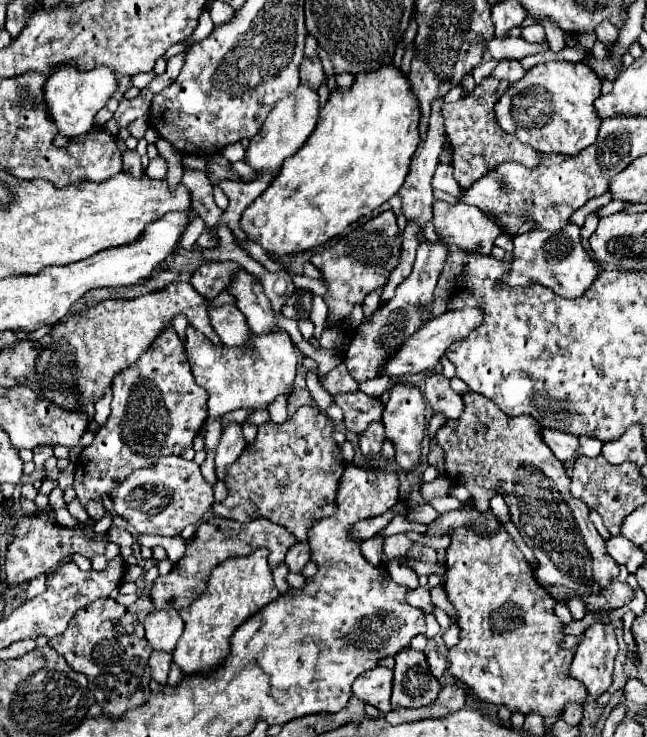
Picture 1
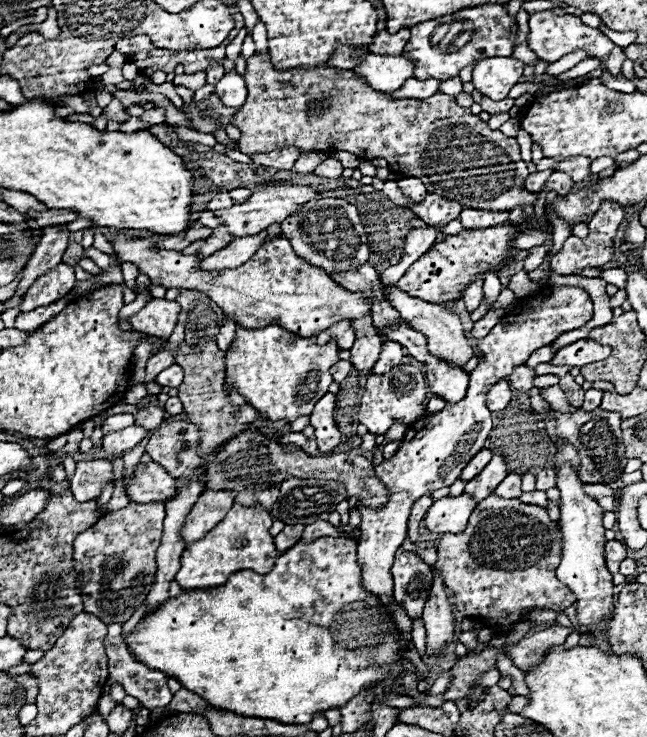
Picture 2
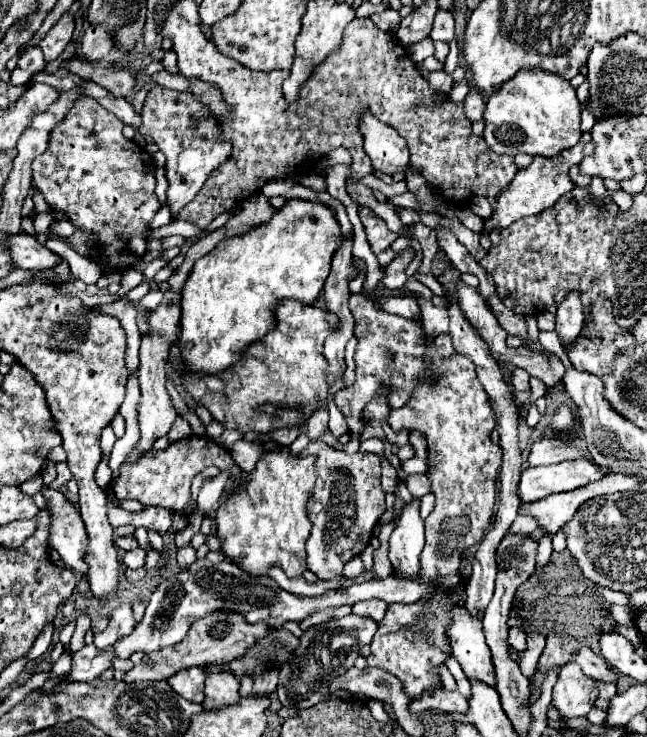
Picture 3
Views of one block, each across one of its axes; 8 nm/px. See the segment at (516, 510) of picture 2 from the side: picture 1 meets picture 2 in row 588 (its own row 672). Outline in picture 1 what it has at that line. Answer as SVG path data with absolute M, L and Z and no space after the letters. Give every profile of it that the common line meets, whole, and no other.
M466 528L454 530L452 544L446 550L446 584L444 590L458 610L460 626L460 644L448 650L450 674L464 682L474 694L494 706L504 704L512 712L520 710L524 714L538 712L542 716L560 716L566 704L584 704L588 692L584 684L570 678L572 652L562 650L558 642L562 640L564 624L554 614L554 600L546 596L544 588L534 580L530 564L516 548L510 534L502 532L482 538Z

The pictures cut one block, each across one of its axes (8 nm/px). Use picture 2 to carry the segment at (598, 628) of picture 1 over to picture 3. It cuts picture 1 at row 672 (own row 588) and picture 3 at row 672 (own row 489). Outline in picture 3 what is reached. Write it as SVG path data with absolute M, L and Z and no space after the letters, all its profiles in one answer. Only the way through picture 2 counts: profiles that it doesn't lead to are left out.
M566 664L558 672L554 684L552 706L560 712L562 718L586 716L598 698L598 688L578 664Z

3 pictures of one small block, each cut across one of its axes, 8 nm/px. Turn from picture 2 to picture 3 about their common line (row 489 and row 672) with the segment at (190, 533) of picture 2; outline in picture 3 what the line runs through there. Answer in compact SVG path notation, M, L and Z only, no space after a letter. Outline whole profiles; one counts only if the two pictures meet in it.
M206 674L206 700L202 702L204 710L214 710L222 706L232 706L240 700L238 694L238 680L232 674Z

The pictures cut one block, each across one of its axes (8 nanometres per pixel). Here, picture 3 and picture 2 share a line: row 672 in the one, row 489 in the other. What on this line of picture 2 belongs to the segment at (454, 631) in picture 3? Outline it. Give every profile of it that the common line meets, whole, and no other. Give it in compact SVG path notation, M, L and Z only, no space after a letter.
M494 454L492 460L486 464L486 468L466 484L464 492L470 492L476 500L484 500L488 494L494 492L494 488L498 488L498 484L508 476L506 464L502 460L500 454Z

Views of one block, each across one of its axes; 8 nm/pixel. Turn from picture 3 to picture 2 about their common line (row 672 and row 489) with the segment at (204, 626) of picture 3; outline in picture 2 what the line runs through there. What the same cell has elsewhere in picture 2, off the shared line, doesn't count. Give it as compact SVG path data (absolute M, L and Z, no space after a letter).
M150 462L146 466L136 464L134 474L126 486L128 498L132 502L148 504L148 502L164 502L166 498L174 496L176 480L164 472L162 466Z

